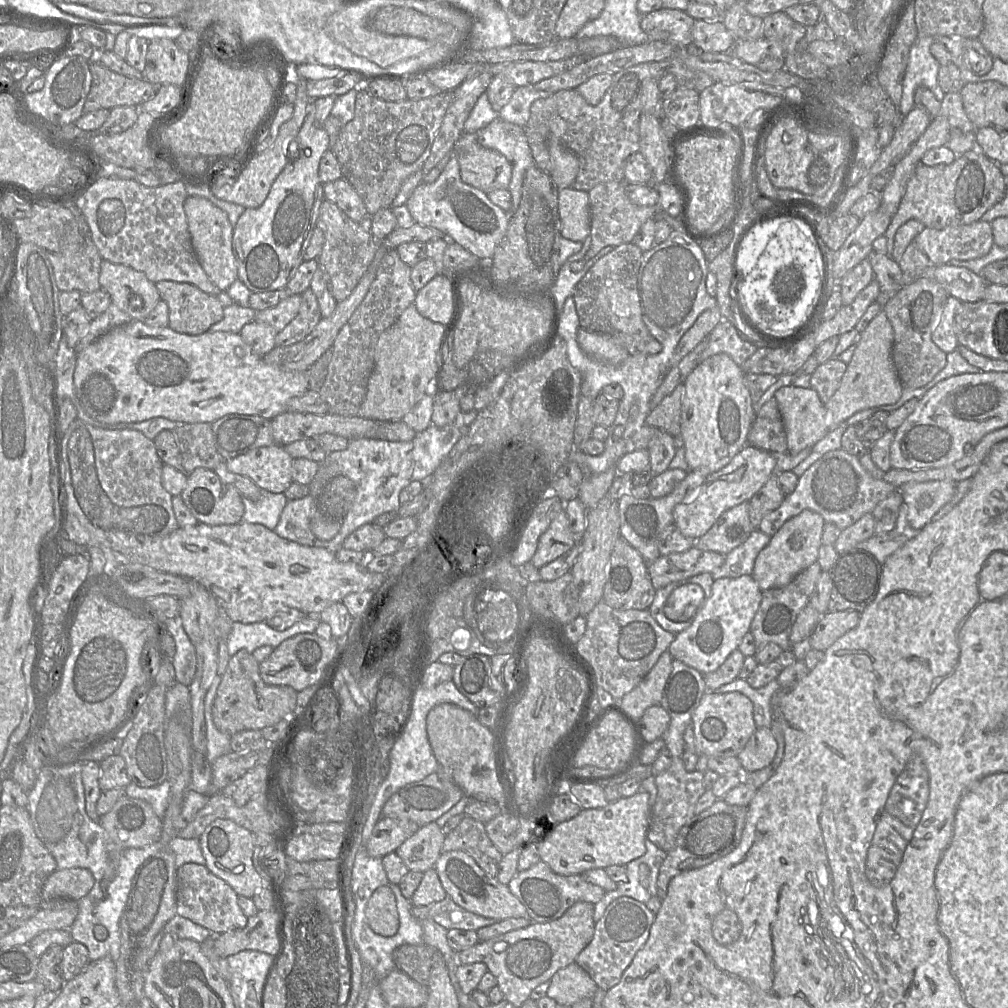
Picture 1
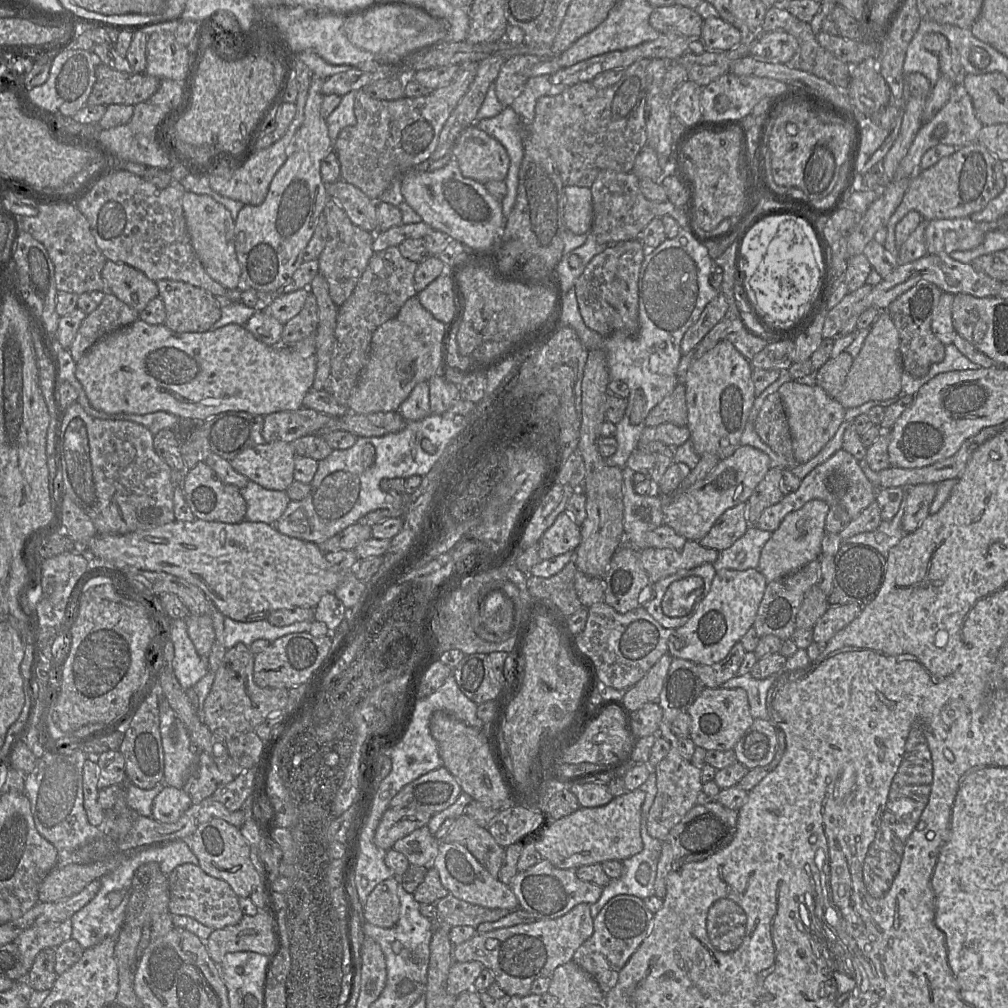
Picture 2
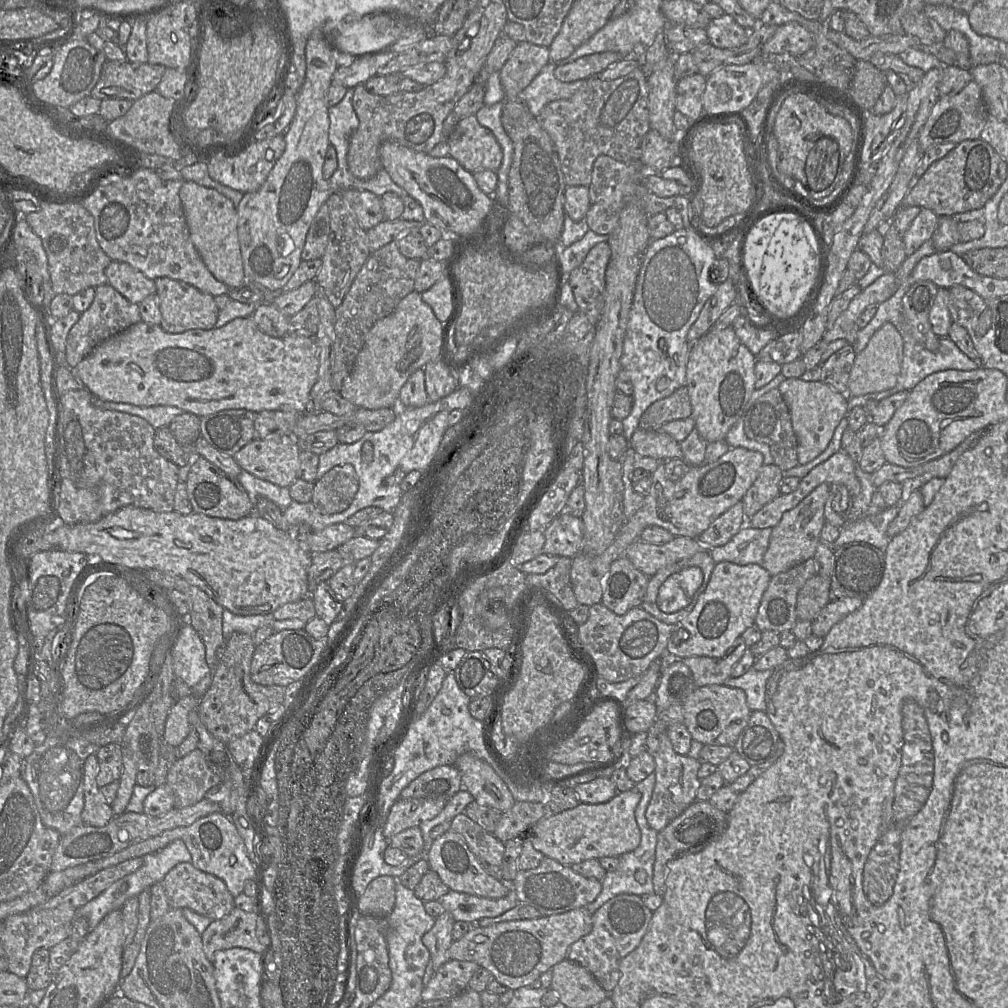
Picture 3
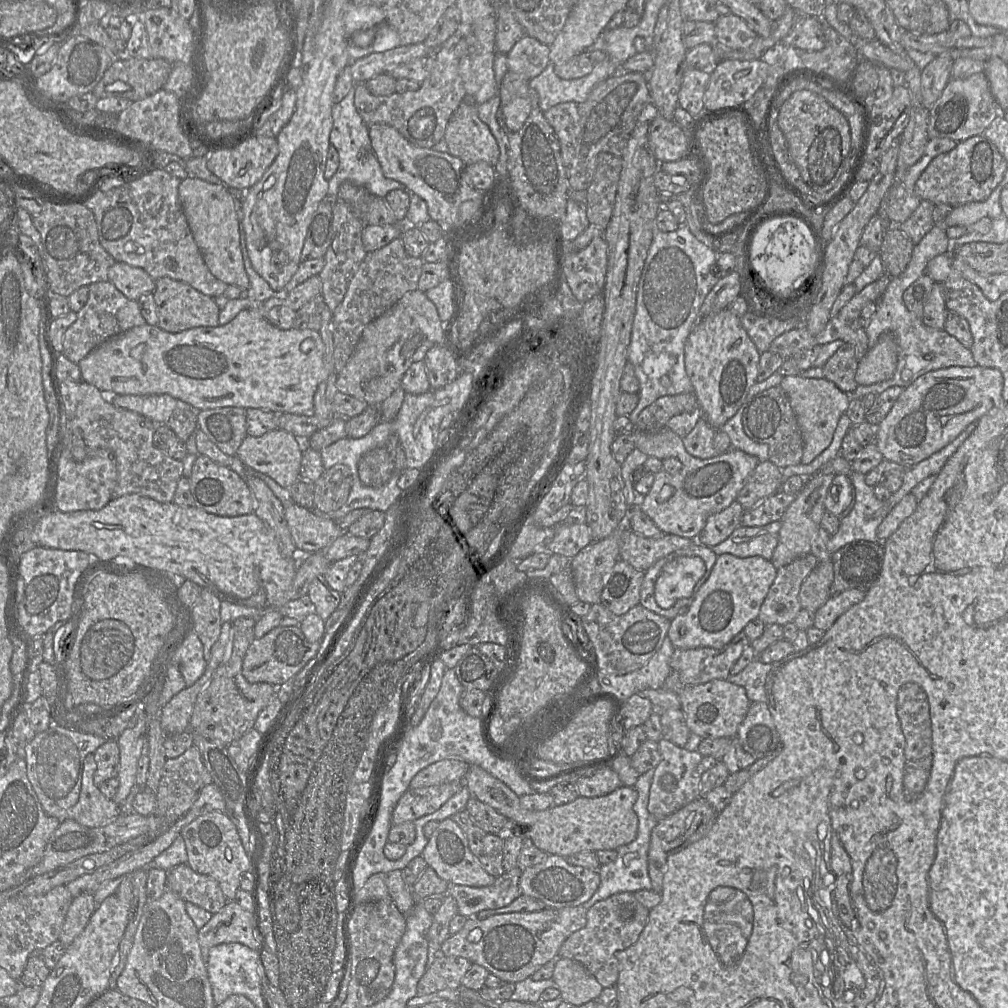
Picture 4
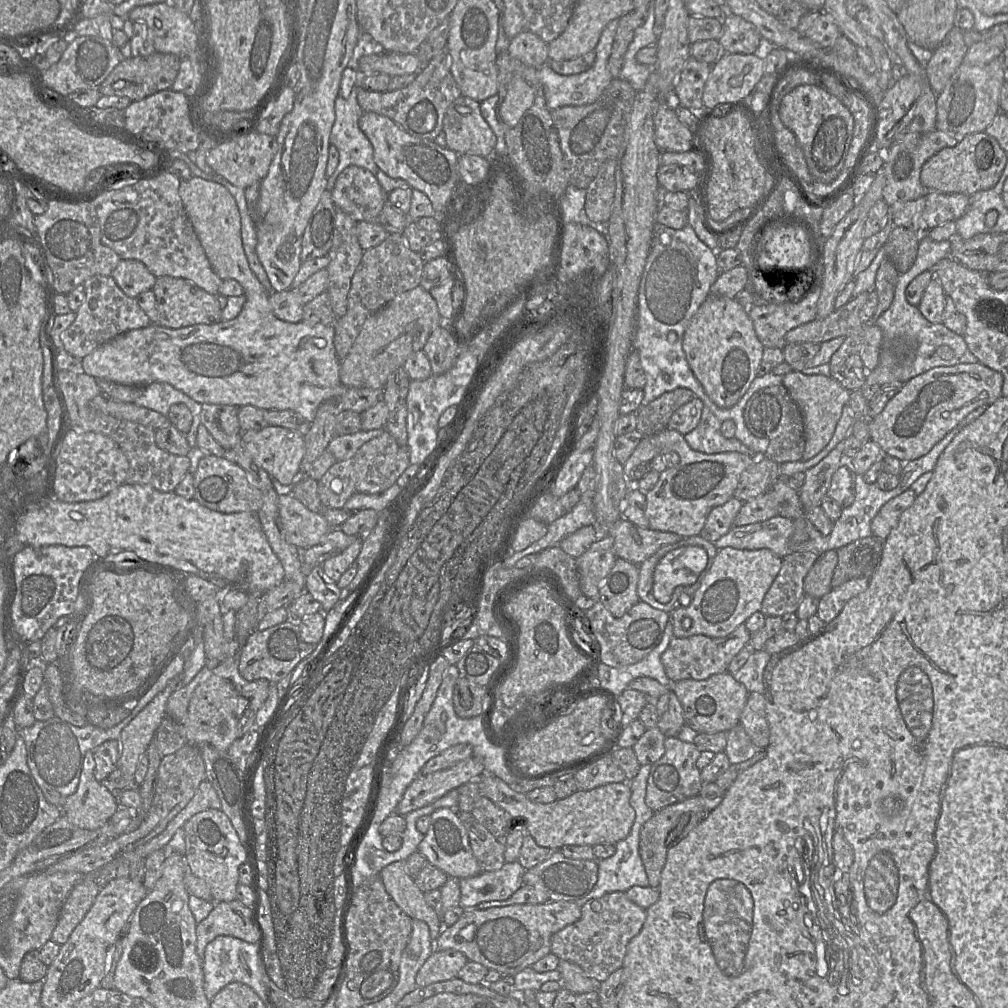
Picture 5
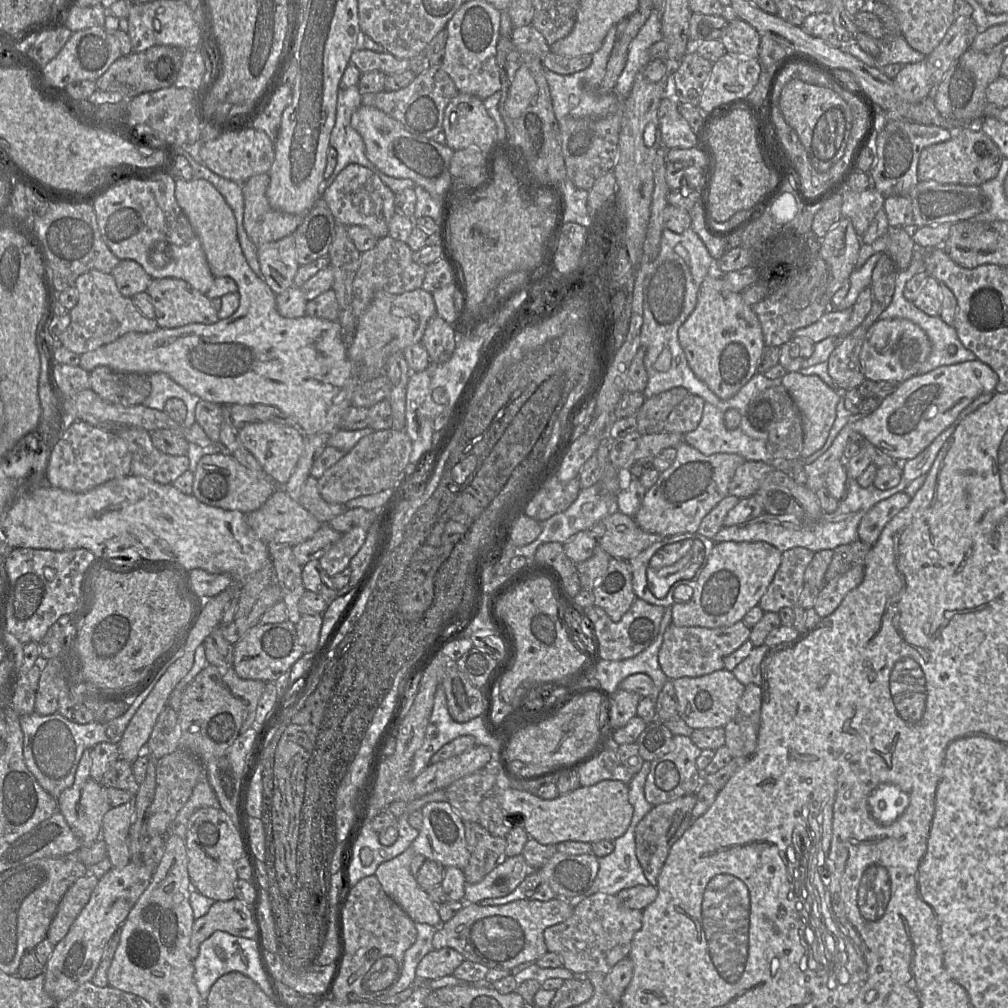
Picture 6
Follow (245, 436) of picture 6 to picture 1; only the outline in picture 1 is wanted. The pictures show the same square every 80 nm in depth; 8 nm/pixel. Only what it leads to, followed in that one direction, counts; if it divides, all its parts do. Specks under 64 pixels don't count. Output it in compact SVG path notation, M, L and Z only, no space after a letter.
M279 444L252 449L226 460L227 469L251 479L259 488L284 493L292 483L292 457Z

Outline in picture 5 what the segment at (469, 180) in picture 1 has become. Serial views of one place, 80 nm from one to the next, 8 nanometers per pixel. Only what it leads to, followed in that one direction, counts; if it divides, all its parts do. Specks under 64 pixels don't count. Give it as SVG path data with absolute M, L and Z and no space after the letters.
M461 95L448 107L443 121L447 148L458 155L474 154L492 161L496 136L483 118L480 102Z

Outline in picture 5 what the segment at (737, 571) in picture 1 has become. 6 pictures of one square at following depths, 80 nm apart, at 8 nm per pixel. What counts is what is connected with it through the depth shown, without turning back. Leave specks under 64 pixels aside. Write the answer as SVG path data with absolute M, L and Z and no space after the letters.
M775 516L765 521L733 526L725 535L714 542L719 550L732 547L741 550L766 548L779 557L793 553L789 548L789 539L793 532L793 520Z

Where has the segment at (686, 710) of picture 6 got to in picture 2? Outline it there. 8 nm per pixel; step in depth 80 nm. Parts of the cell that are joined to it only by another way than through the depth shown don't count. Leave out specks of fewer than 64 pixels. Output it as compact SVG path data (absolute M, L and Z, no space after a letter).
M705 687L688 708L691 718L690 738L695 746L708 750L732 750L752 725L748 695L743 688Z

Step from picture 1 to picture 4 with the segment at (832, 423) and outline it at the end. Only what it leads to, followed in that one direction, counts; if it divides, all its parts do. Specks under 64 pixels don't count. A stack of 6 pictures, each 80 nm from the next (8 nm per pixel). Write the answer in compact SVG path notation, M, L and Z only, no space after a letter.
M891 332L881 334L875 346L859 360L855 381L867 386L890 379L897 368L898 345Z

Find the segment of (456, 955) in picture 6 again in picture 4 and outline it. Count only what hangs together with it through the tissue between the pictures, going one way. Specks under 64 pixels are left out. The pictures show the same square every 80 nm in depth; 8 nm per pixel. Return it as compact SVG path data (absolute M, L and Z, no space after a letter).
M446 955L437 957L419 980L418 995L458 988L471 966L471 961L463 957Z

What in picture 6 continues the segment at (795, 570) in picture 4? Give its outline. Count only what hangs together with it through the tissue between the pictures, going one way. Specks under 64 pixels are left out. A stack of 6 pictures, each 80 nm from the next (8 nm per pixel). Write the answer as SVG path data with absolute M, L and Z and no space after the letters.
M803 547L782 553L780 566L759 602L764 612L778 613L784 607L798 605L799 594L805 584L804 573L813 556L813 551Z

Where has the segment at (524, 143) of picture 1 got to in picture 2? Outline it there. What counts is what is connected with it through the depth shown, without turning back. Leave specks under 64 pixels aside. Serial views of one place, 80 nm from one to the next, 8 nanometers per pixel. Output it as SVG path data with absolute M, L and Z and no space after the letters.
M507 106L503 107L498 115L480 120L478 128L500 142L510 159L508 174L504 180L507 194L501 201L503 215L507 219L517 198L519 170L524 156L524 123L514 110Z

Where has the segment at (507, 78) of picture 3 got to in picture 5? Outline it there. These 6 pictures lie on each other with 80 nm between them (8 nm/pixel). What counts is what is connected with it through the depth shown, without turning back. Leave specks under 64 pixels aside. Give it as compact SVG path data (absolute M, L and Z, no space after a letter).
M527 29L507 42L507 51L512 58L535 69L549 61L548 43Z

